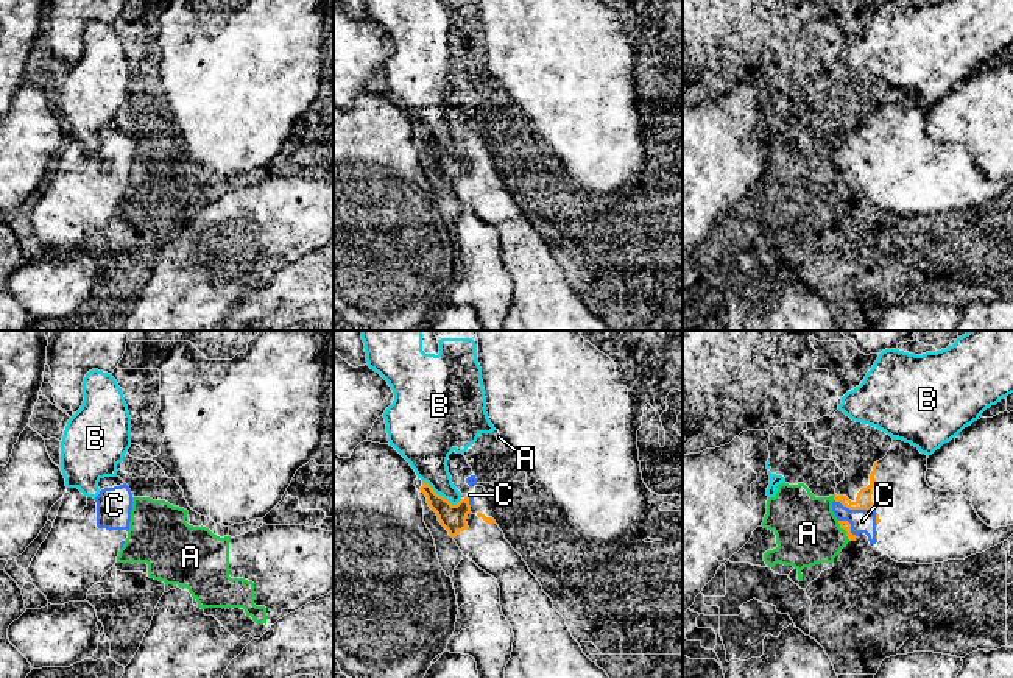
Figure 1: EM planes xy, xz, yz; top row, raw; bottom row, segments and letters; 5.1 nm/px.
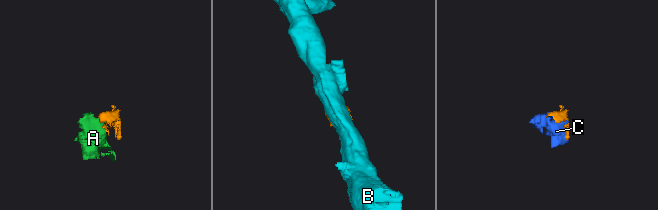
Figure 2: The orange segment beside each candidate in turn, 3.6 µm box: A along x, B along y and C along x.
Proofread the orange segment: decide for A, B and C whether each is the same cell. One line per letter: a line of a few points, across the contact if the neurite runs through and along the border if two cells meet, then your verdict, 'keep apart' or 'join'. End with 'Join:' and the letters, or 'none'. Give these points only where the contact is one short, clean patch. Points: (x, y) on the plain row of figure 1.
A: yz (837, 172), (850, 190) | keep apart
B: xz (423, 131), (452, 155), (462, 150) | keep apart
C: join
Join: C

